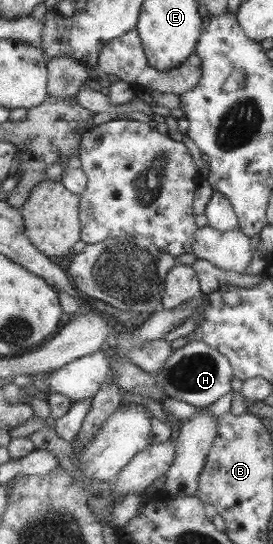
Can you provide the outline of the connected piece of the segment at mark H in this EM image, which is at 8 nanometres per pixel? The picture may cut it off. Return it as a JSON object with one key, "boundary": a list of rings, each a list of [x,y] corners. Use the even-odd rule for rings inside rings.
{"boundary":[[[197,340],[176,350],[156,373],[156,385],[163,393],[177,401],[183,401],[194,407],[204,408],[215,404],[221,396],[233,391],[234,368],[231,361],[209,344]]]}

